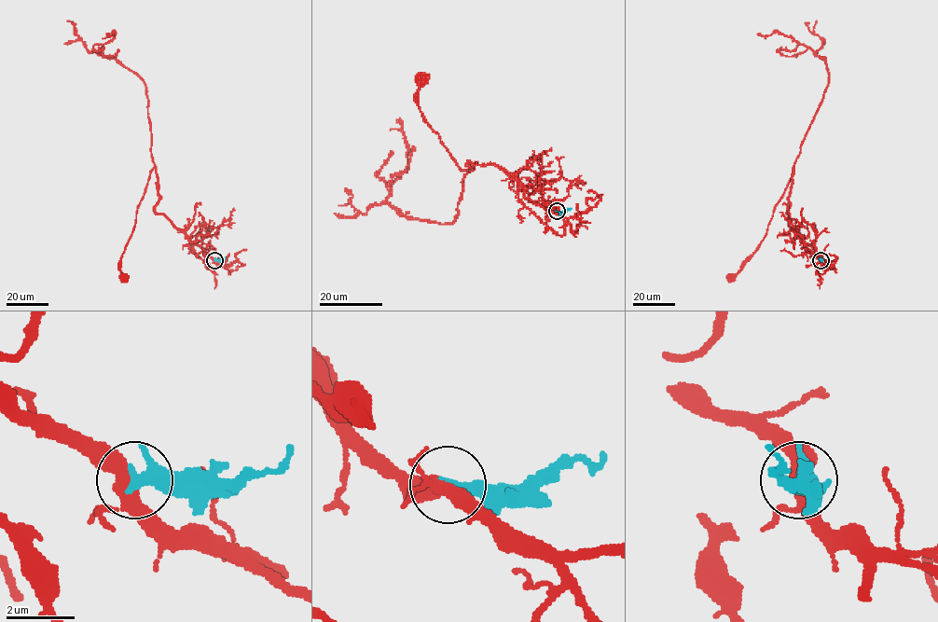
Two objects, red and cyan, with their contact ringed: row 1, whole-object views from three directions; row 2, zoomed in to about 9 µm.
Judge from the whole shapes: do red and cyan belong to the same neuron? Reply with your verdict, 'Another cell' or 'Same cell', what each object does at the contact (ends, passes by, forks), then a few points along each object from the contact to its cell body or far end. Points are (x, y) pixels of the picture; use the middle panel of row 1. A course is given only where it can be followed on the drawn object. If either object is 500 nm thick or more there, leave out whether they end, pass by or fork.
Another cell. At the ring red forks. At the ring cyan passes by. Course of red: (556, 211), (540, 192), (494, 164), (469, 161), (474, 168), (462, 170), (423, 119), (417, 96), (420, 77). Course of cyan: (556, 211), (570, 208)

